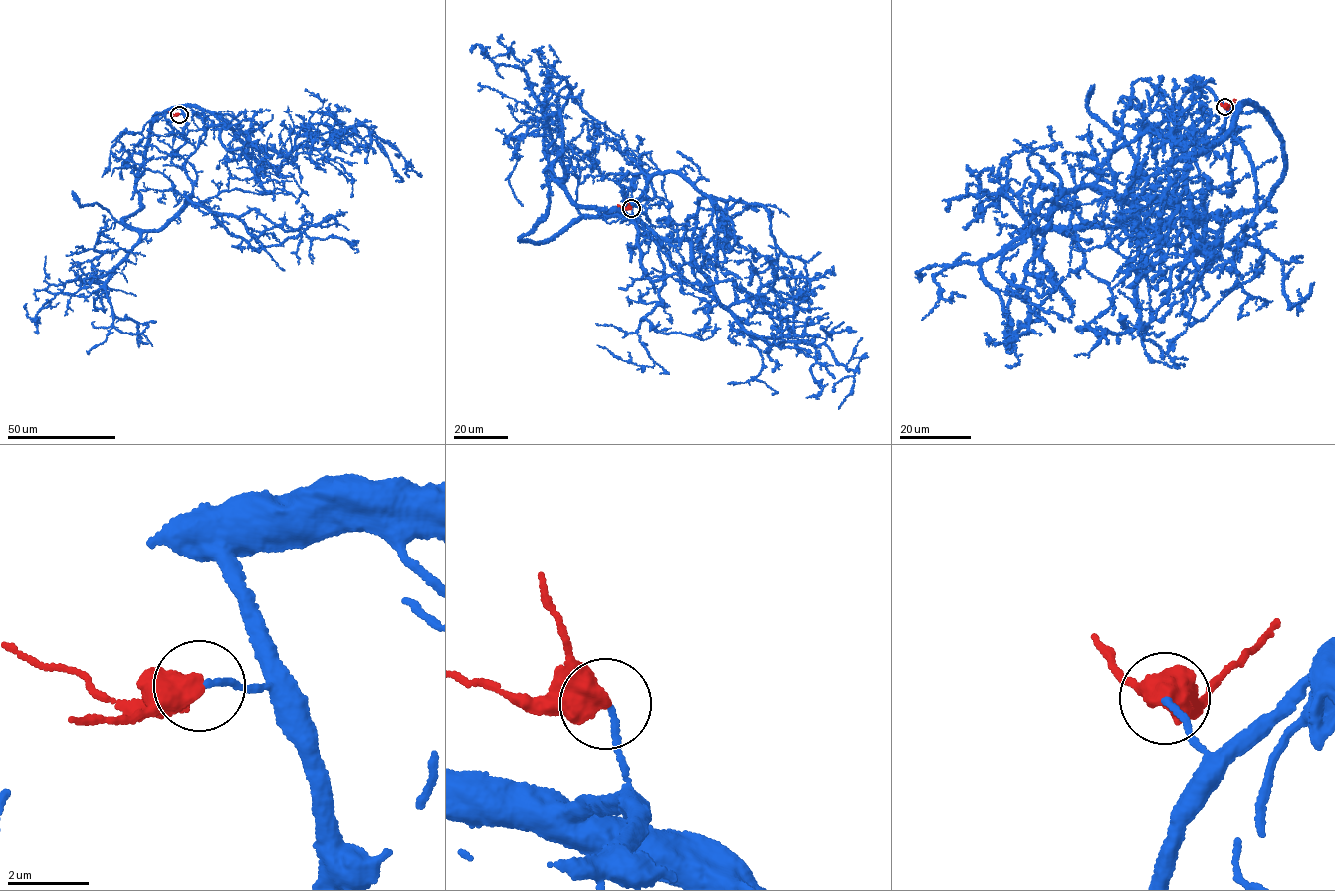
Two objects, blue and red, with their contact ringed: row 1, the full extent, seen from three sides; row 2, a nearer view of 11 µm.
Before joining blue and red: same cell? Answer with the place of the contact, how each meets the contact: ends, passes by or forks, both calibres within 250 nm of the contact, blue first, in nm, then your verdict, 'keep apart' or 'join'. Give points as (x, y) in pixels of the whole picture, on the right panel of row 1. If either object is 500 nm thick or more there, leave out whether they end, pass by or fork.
(1224, 107) | 130/650 nm | join

